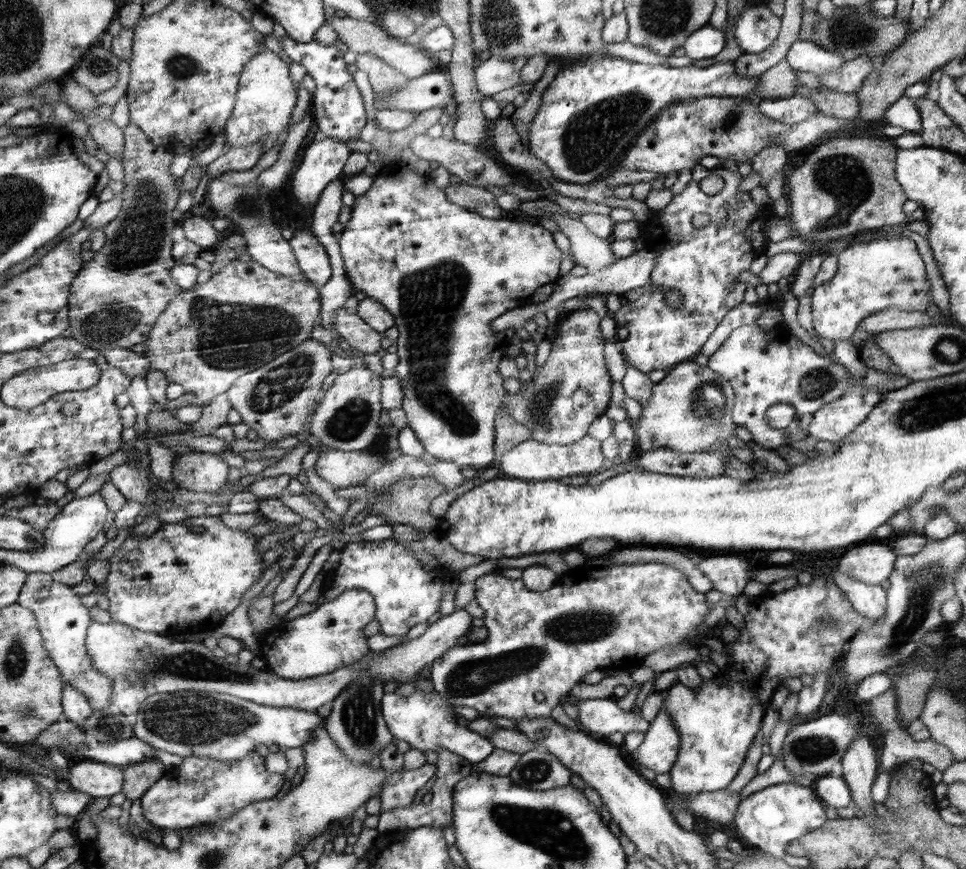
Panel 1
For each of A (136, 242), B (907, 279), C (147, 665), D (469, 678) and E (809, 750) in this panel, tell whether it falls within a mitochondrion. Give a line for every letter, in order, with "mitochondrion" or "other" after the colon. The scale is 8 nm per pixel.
A: mitochondrion
B: mitochondrion
C: mitochondrion
D: mitochondrion
E: mitochondrion

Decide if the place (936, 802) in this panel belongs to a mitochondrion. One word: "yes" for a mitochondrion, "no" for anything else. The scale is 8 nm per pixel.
no

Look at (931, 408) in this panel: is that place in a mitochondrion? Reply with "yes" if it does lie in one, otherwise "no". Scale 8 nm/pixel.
yes

